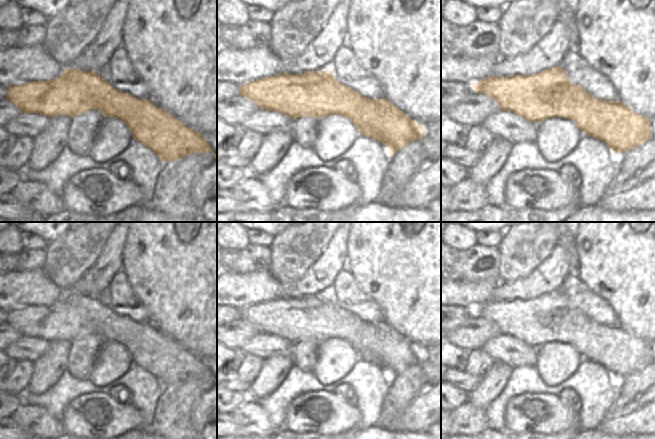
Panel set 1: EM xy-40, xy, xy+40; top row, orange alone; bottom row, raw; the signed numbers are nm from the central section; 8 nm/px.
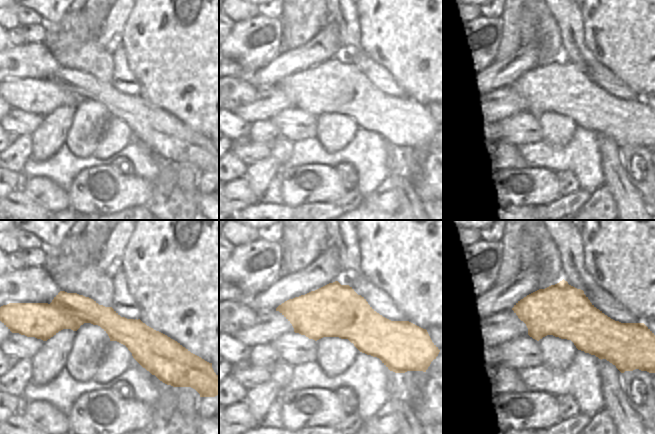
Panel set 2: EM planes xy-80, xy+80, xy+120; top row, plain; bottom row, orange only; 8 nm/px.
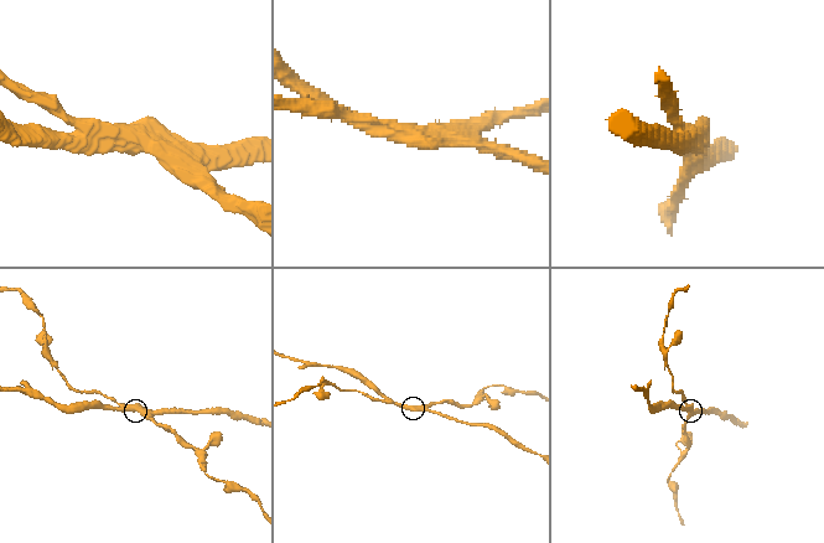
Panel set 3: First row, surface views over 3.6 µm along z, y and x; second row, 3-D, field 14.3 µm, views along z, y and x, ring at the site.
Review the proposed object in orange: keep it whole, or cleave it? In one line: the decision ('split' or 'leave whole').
split

